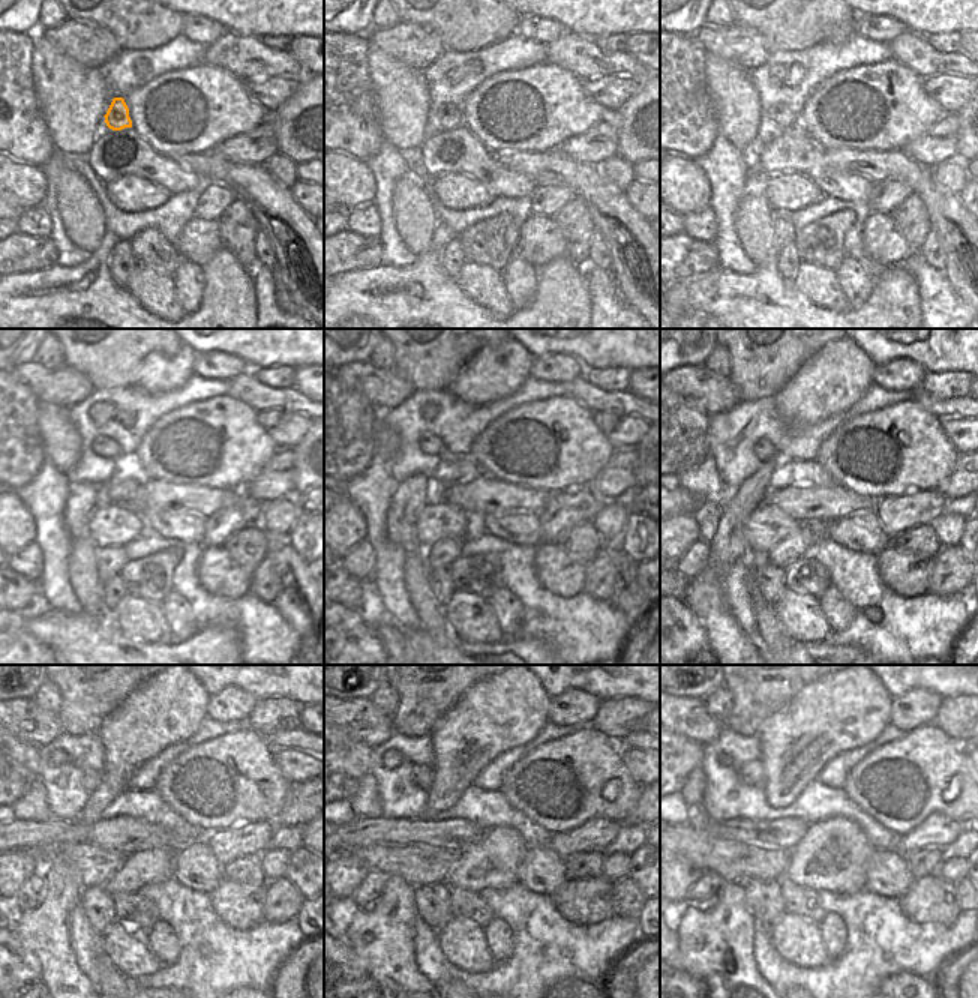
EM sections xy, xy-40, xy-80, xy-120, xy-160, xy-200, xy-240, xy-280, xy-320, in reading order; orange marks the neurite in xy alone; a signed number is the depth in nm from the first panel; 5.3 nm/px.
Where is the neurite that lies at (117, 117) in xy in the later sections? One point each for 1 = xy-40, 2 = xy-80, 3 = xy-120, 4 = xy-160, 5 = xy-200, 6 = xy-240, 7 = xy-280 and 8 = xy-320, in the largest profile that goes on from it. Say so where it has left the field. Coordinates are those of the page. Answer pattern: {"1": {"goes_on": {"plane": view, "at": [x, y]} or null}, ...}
{"1": {"goes_on": {"plane": "xy-40", "at": [450, 116]}}, "2": {"goes_on": {"plane": "xy-80", "at": [783, 117]}}, "3": {"goes_on": {"plane": "xy-120", "at": [105, 447]}}, "4": {"goes_on": {"plane": "xy-160", "at": [431, 444]}}, "5": {"goes_on": {"plane": "xy-200", "at": [764, 449]}}, "6": {"goes_on": {"plane": "xy-240", "at": [90, 779]}}, "7": {"goes_on": {"plane": "xy-280", "at": [422, 776]}}, "8": {"goes_on": {"plane": "xy-320", "at": [750, 773]}}}

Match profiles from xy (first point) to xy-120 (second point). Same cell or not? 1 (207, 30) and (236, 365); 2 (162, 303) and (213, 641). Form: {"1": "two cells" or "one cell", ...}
{"1": "one cell", "2": "two cells"}

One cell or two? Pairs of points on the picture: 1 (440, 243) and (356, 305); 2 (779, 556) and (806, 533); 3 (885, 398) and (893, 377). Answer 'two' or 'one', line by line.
1: one
2: one
3: two

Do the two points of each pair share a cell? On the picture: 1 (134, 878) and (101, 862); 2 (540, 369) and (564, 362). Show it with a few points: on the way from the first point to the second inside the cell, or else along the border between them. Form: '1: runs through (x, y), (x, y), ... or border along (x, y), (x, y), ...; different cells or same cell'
1: border along (126, 857), (101, 886); different cells
2: runs through (546, 371), (558, 366); same cell

